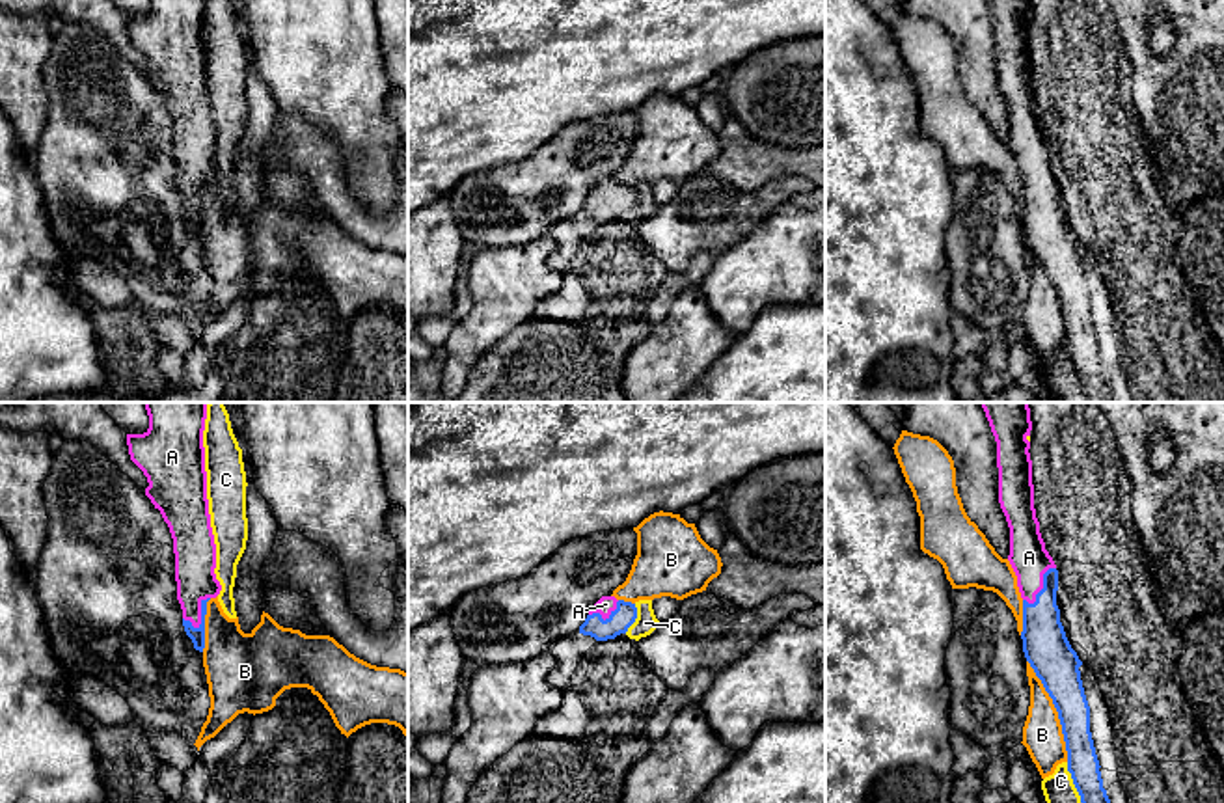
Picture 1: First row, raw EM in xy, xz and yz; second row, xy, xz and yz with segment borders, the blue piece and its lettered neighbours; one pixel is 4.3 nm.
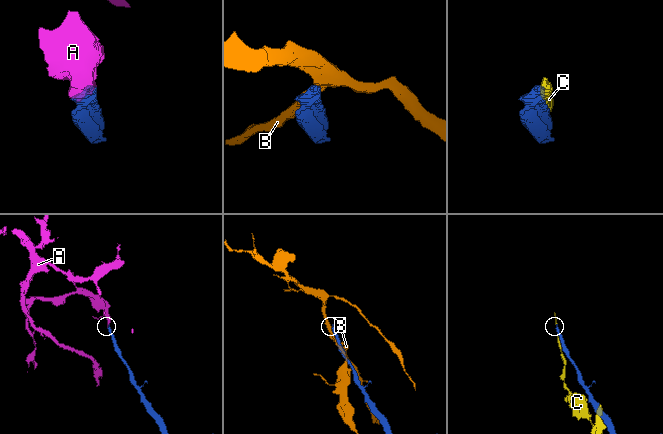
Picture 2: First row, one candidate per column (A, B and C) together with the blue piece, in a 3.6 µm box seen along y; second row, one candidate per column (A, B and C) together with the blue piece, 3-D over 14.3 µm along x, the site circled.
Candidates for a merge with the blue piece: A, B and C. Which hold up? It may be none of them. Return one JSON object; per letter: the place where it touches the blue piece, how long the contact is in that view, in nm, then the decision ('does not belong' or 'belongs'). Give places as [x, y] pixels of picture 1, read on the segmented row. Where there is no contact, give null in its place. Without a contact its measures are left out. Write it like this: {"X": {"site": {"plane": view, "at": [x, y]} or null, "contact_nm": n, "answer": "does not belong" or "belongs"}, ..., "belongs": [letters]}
{"A": {"site": {"plane": "xy", "at": [202, 612]}, "contact_nm": 160, "answer": "belongs"}, "B": {"site": {"plane": "yz", "at": [1057, 710]}, "contact_nm": 480, "answer": "does not belong"}, "C": {"site": {"plane": "yz", "at": [1074, 783]}, "contact_nm": 190, "answer": "does not belong"}, "belongs": ["A"]}

